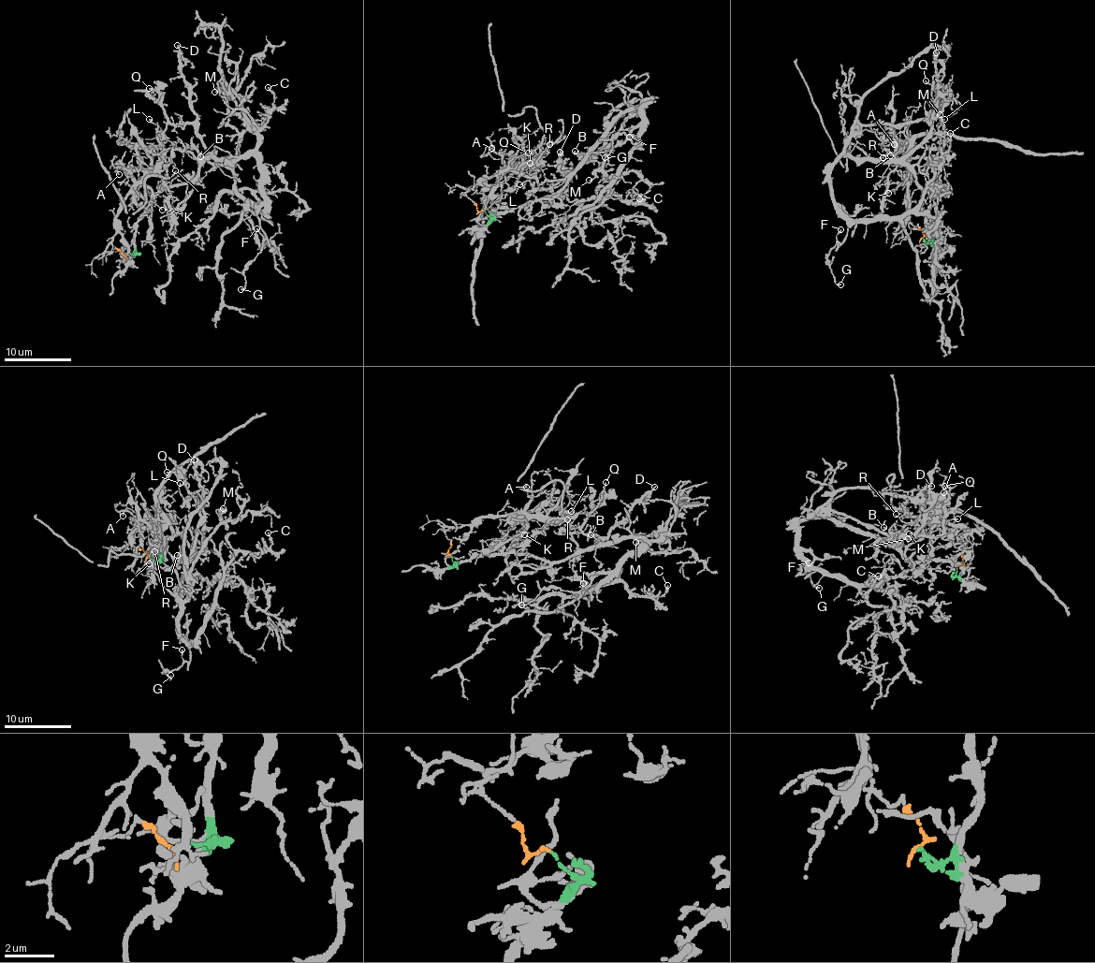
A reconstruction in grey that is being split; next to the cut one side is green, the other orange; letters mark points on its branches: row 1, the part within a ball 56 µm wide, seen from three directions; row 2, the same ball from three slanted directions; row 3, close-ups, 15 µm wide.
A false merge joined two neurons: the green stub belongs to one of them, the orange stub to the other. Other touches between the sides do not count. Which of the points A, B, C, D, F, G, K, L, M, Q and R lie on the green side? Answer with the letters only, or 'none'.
B, C, D, F, G, L, M, Q

